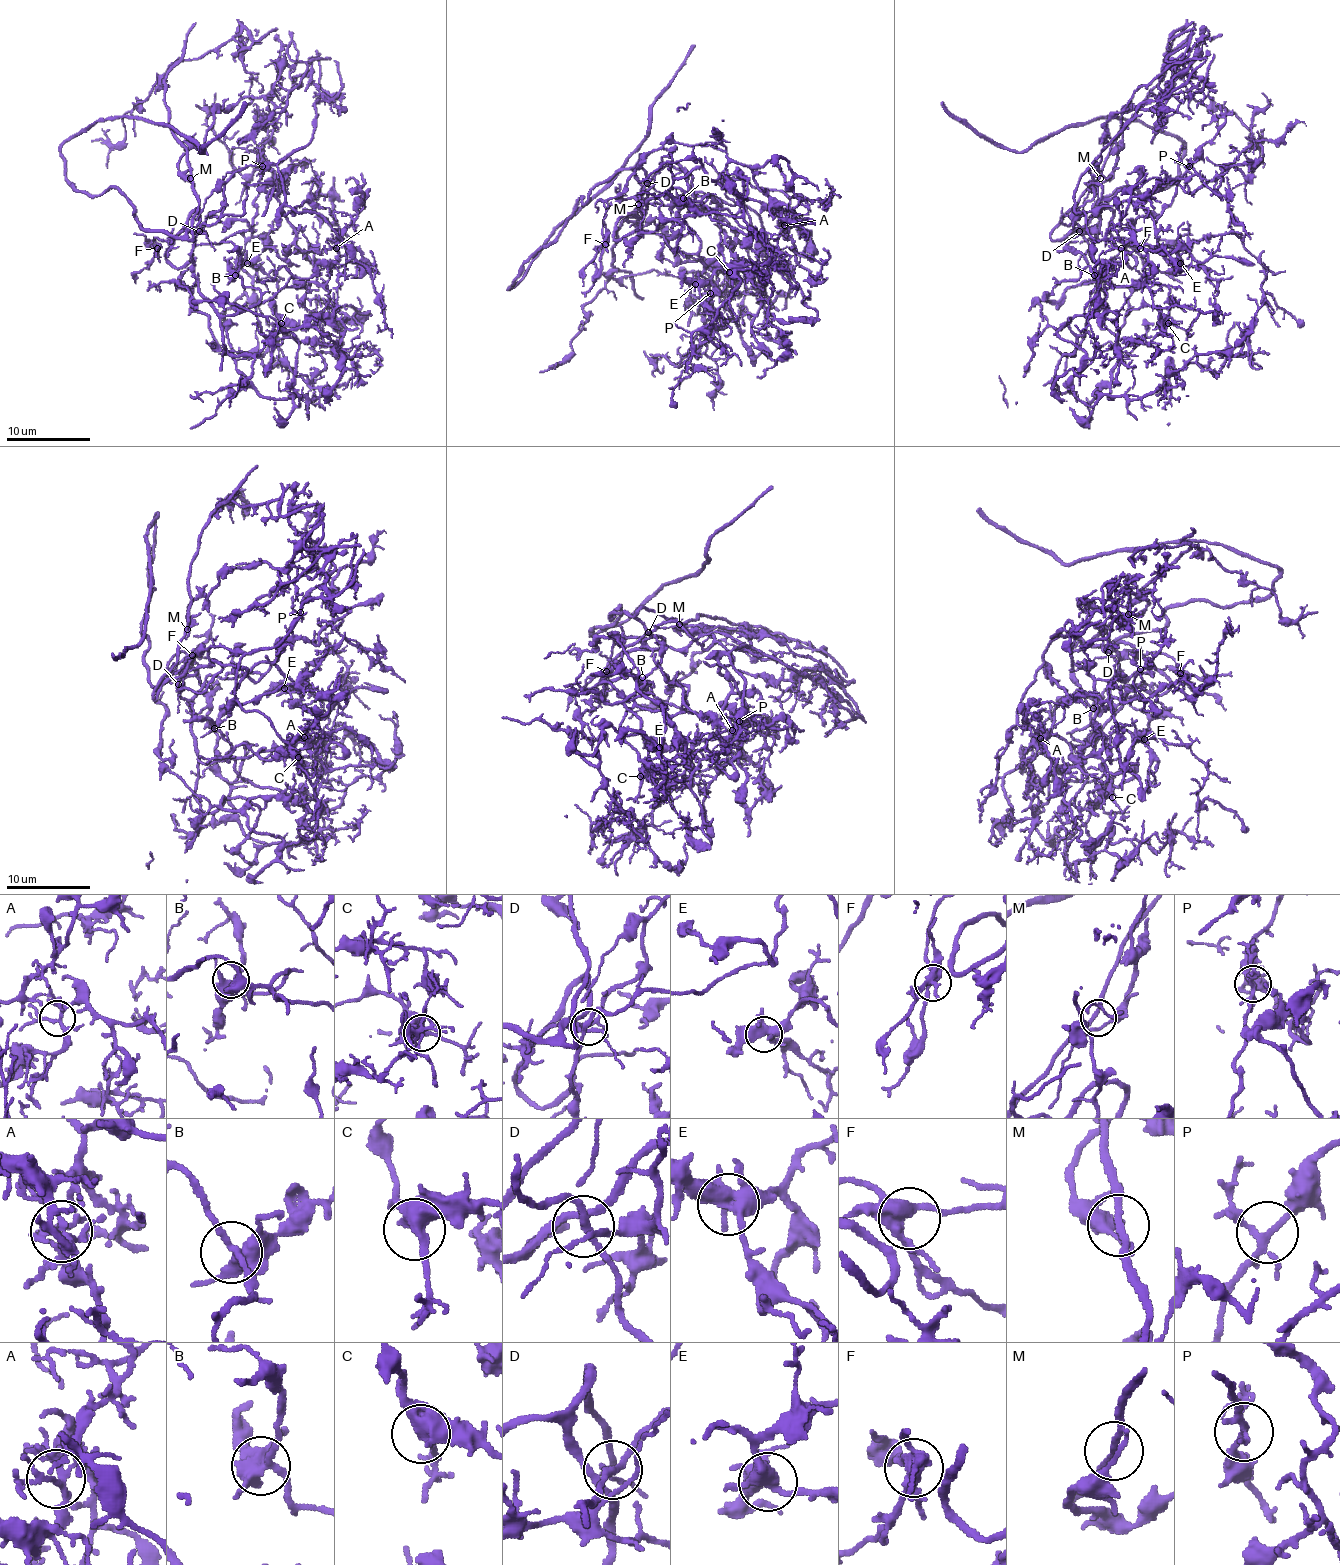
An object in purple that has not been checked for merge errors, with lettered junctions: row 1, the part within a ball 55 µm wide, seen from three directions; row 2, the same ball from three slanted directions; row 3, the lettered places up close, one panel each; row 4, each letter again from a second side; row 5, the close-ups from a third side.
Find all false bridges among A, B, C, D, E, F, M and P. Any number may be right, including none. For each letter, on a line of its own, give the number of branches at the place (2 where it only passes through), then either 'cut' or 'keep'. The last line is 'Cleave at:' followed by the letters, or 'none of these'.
A: 7 | keep
B: 5 | keep
C: 3 | keep
D: 6 | keep
E: 6 | keep
F: 5 | keep
M: 4 | keep
P: 5 | keep
Cleave at: none of these

